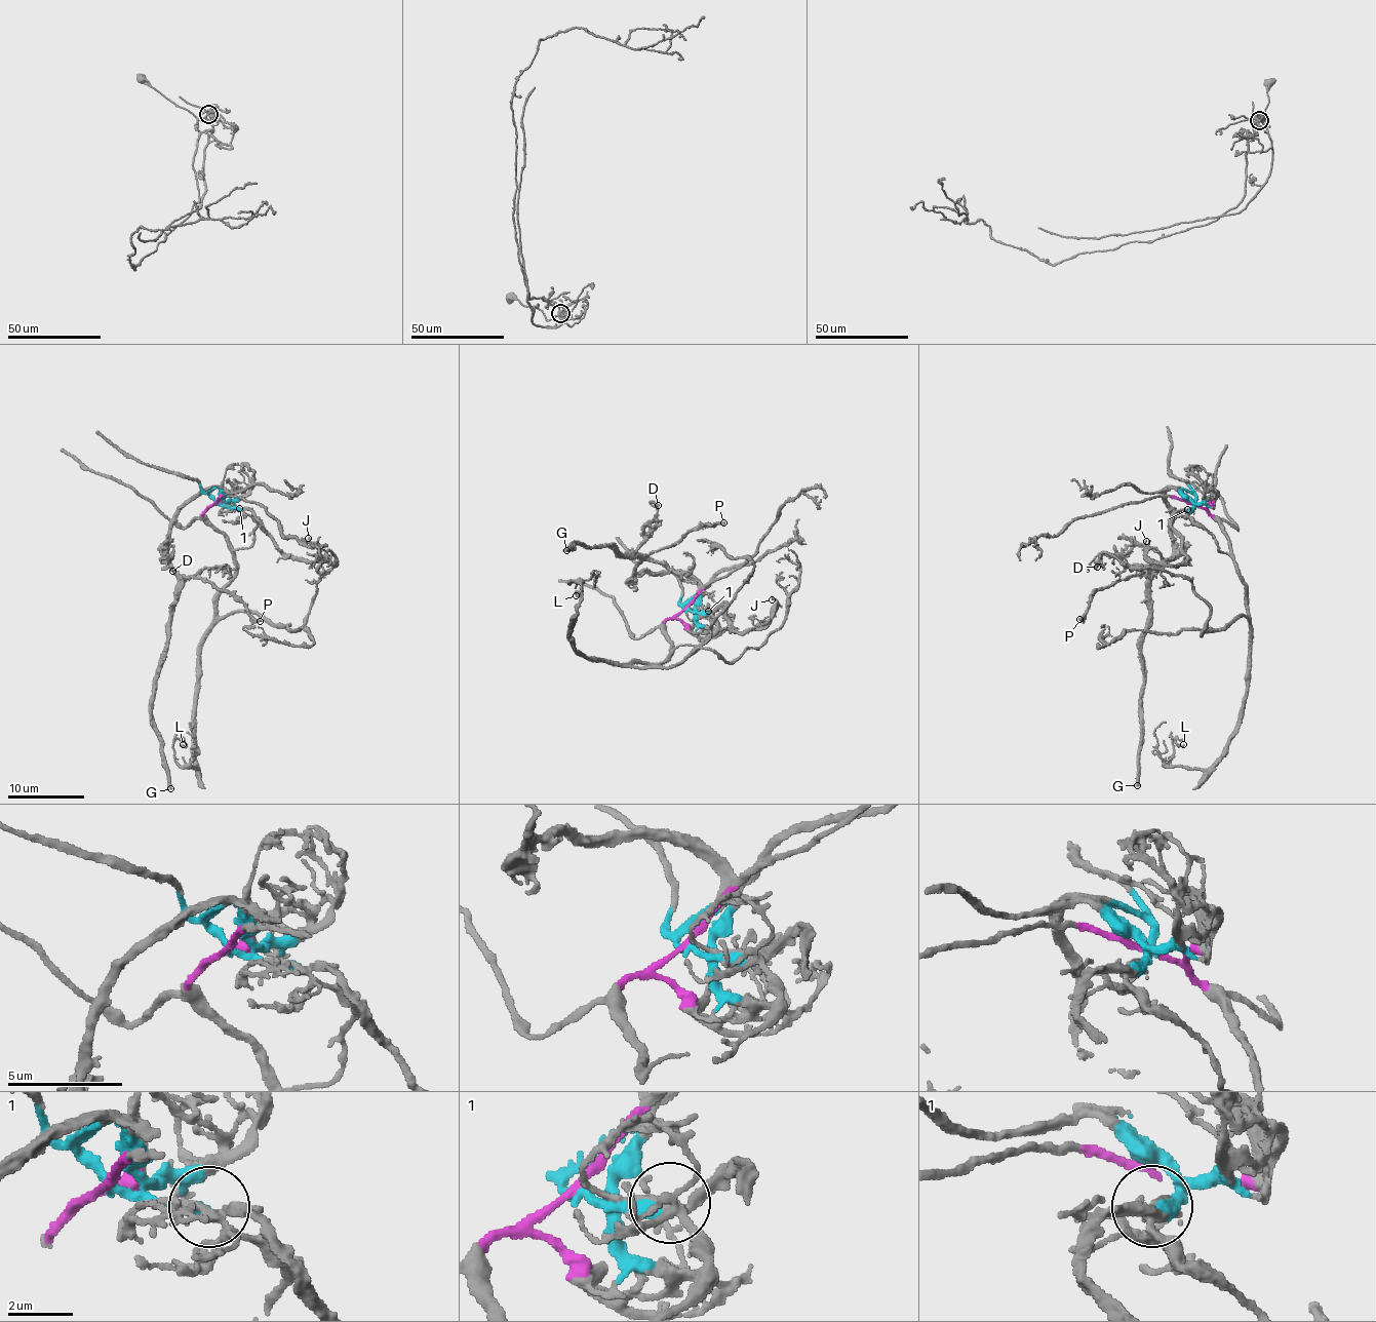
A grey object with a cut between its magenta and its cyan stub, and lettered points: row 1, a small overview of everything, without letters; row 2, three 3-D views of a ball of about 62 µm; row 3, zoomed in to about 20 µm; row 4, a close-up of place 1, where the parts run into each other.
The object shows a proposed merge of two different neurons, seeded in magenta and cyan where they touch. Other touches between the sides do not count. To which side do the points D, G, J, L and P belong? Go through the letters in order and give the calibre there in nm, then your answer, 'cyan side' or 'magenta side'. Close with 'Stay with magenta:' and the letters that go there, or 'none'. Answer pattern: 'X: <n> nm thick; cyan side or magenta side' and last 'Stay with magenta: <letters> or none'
D: 110 nm thick; cyan side
G: 320 nm thick; cyan side
J: 110 nm thick; cyan side
L: 100 nm thick; magenta side
P: 320 nm thick; cyan side
Stay with magenta: L

